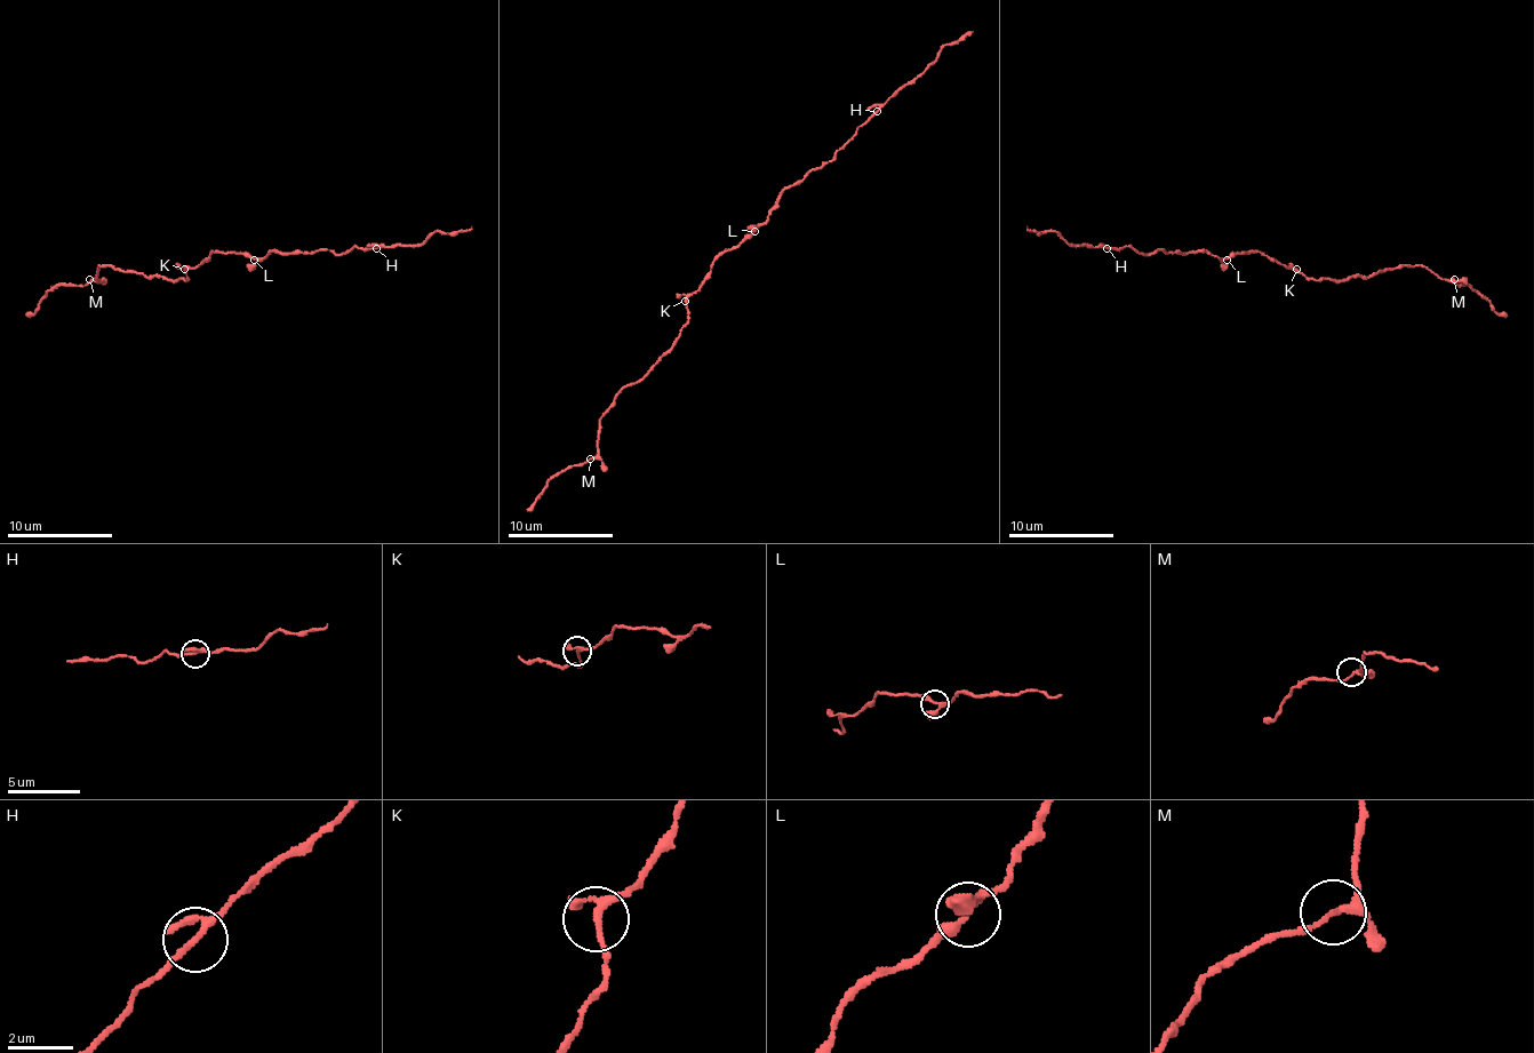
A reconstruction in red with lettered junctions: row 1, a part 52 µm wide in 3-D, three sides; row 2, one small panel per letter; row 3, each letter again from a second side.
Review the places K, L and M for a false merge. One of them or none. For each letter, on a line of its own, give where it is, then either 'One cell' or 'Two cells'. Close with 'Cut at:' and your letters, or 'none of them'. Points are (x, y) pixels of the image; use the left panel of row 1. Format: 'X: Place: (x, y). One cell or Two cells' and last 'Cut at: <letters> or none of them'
K: Place: (184, 269). One cell
L: Place: (254, 260). One cell
M: Place: (89, 279). One cell
Cut at: none of them

